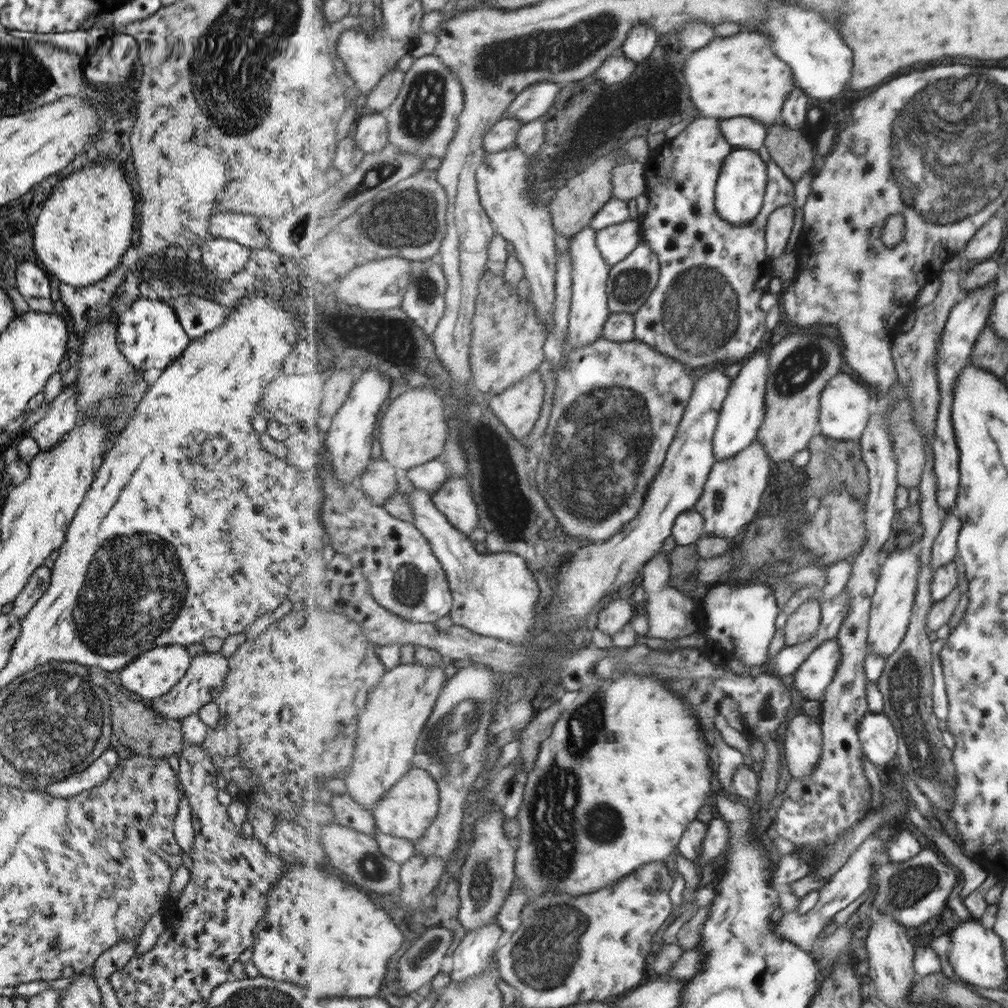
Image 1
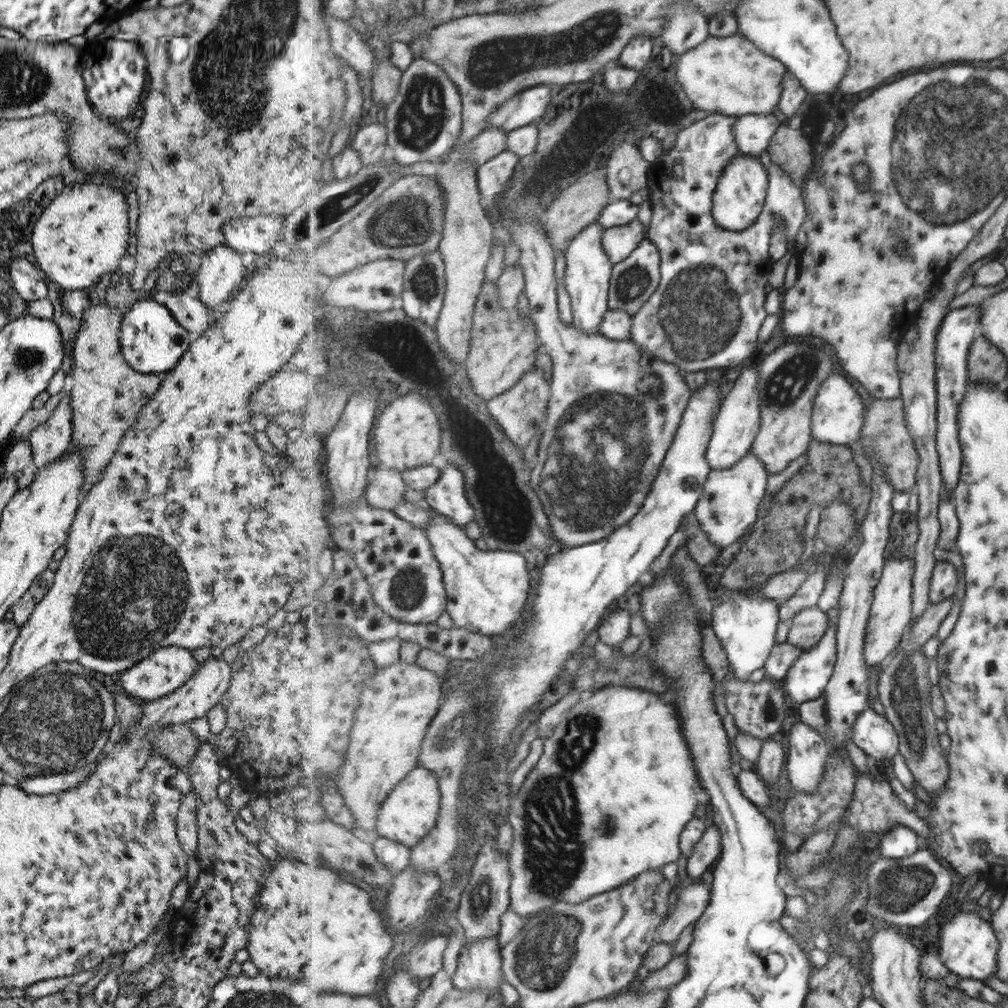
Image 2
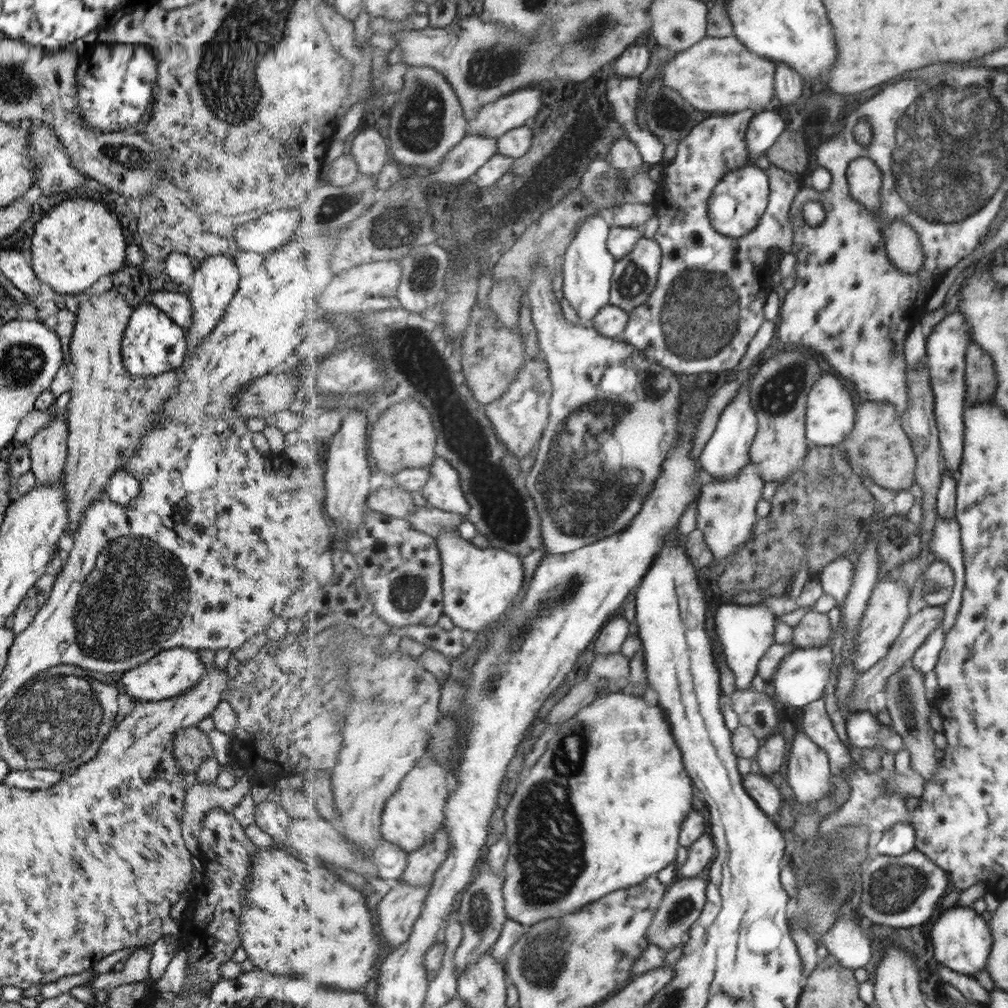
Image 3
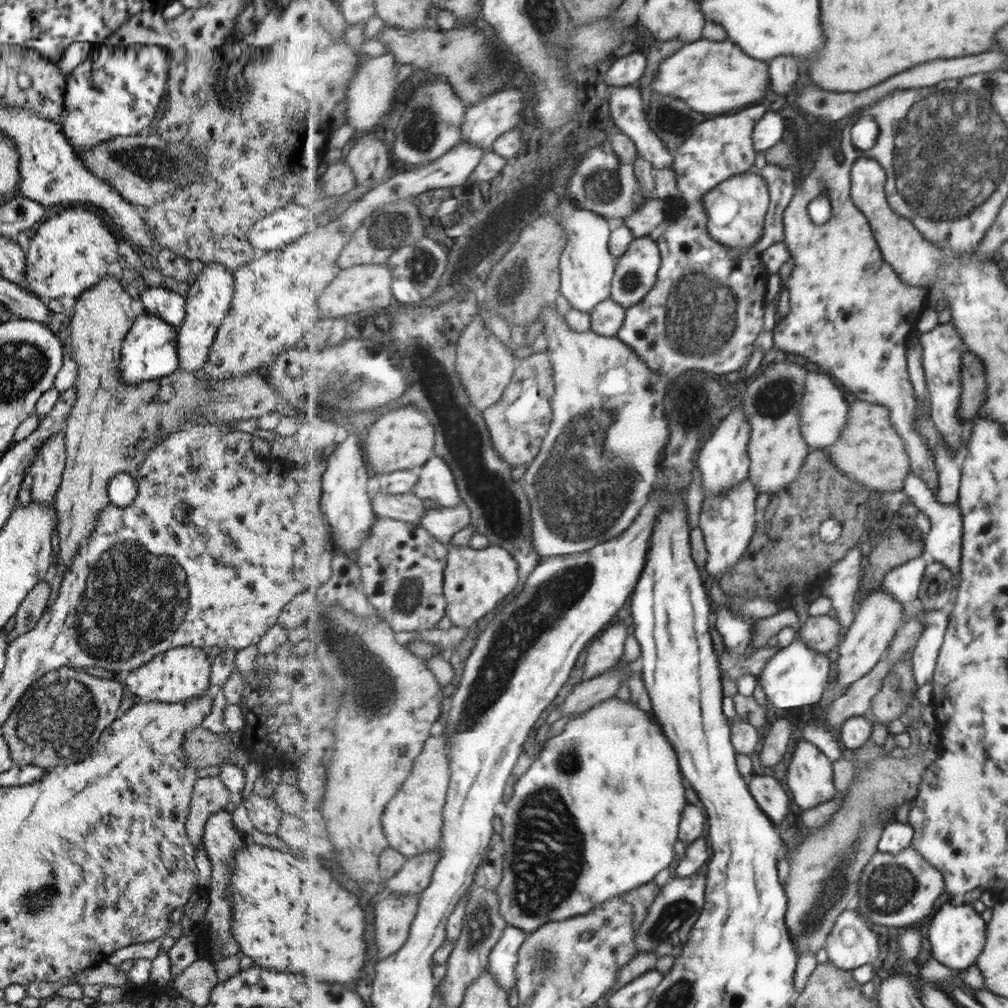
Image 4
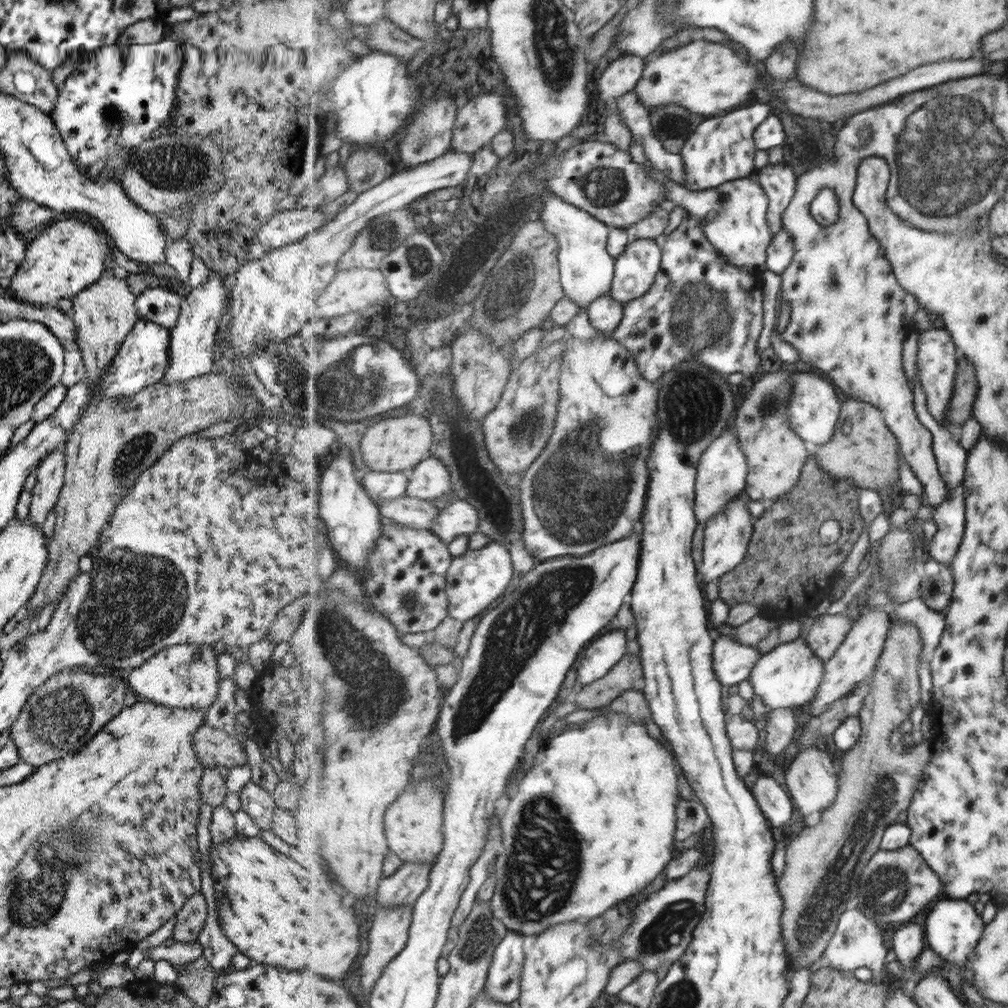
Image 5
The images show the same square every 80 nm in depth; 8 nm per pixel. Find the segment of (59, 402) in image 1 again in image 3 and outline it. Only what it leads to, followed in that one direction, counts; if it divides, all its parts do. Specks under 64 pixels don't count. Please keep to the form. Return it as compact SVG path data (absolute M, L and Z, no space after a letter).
M55 416L25 442L34 486L52 483L62 476L67 450L67 426L63 416Z

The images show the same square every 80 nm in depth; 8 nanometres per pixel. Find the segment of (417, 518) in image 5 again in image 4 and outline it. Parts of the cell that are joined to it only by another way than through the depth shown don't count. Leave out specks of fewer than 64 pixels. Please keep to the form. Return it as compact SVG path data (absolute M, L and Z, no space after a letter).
M413 492L377 493L374 500L374 511L379 517L397 519L420 526L420 520L428 509L423 506L423 499Z

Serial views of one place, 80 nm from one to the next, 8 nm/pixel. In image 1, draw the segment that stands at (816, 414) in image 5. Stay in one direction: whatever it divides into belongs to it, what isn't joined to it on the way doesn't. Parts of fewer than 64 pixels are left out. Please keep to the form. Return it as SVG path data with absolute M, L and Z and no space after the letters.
M839 373L831 379L822 395L822 410L819 411L820 434L833 440L861 441L869 418L872 418L869 388L847 373Z

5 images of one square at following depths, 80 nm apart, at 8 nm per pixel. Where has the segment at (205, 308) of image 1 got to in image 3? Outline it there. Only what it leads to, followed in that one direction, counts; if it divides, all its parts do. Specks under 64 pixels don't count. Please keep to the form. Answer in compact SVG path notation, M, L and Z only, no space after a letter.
M184 288L151 293L149 303L162 310L177 326L187 329L192 325L192 306Z

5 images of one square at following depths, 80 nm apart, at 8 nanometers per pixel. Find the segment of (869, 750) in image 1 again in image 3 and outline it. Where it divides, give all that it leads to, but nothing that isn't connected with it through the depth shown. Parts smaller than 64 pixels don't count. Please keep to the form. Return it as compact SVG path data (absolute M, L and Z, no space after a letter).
M867 710L853 713L845 725L852 746L876 748L881 754L887 750L896 753L904 748L903 737L892 725L883 724L877 715Z

